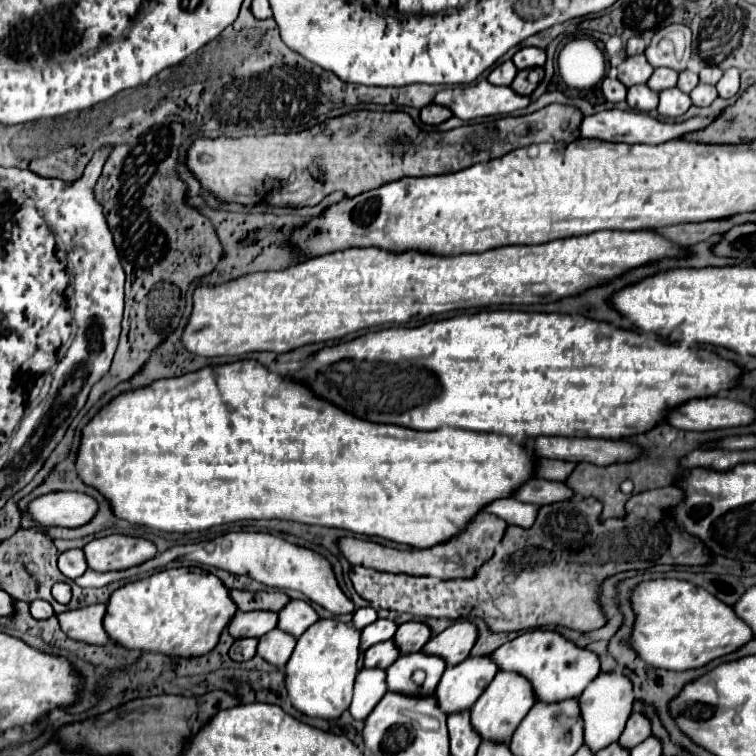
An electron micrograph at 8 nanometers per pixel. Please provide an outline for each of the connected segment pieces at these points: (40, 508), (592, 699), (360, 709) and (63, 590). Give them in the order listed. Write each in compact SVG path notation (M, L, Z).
M53 492L29 504L29 514L39 524L77 528L93 520L99 504L83 492Z
M601 672L585 688L585 692L579 696L579 704L581 704L581 716L585 720L585 744L593 752L599 752L605 746L609 746L609 742L619 740L627 724L627 718L631 716L633 702L635 702L633 682L625 674L619 674L619 672Z
M363 668L355 680L355 694L351 702L351 714L355 720L365 720L379 700L387 692L385 670L381 668Z
M55 582L51 588L51 594L59 604L67 604L71 600L71 588L69 584L63 584L63 582Z

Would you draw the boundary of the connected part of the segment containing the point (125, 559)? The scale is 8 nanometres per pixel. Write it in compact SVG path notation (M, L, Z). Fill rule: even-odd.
M111 534L91 540L85 548L89 568L97 572L125 570L137 566L157 554L155 544L147 538L133 538L125 534Z

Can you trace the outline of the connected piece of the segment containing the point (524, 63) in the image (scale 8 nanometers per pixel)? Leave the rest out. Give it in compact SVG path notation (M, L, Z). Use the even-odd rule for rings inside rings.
M521 48L513 56L513 64L517 66L517 70L539 68L539 66L545 64L545 50L541 50L541 48Z

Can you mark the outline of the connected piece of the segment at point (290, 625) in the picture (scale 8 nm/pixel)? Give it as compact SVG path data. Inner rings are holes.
M291 600L281 612L277 628L299 638L311 624L319 620L317 612L305 600Z

